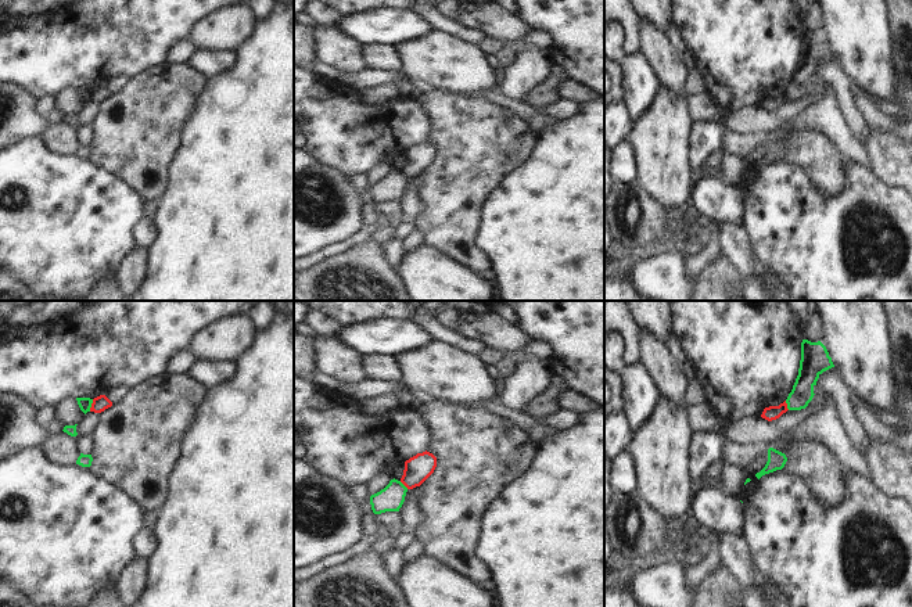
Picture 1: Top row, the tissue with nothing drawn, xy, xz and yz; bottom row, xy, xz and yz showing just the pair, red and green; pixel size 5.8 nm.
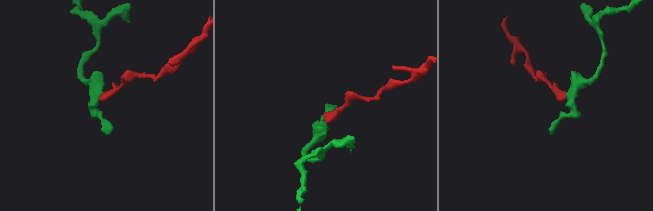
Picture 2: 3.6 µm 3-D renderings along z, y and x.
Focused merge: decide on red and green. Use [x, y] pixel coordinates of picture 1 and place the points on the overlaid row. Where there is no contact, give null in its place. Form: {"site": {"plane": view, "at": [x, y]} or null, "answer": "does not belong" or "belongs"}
{"site": {"plane": "xy", "at": [92, 405]}, "answer": "does not belong"}

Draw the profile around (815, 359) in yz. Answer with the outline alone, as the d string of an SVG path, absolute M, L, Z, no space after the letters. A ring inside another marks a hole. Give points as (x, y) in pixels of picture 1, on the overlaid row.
M803 340L798 376L786 399L787 409L805 409L815 395L814 387L816 385L819 376L832 367L834 367L832 358L821 341L811 342Z

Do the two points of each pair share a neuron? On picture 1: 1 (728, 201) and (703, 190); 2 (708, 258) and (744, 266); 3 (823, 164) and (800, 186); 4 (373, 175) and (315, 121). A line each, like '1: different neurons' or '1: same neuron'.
1: same neuron
2: different neurons
3: different neurons
4: different neurons

